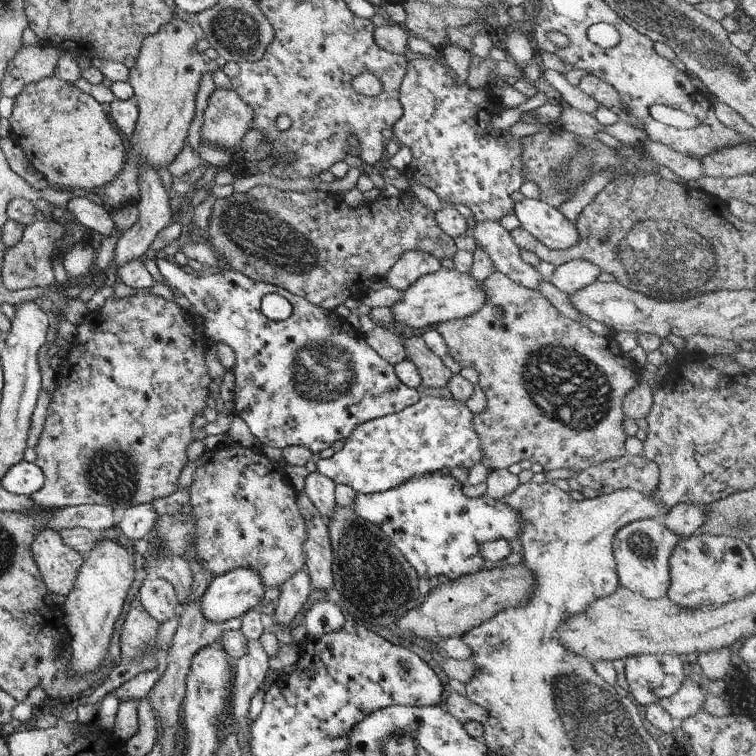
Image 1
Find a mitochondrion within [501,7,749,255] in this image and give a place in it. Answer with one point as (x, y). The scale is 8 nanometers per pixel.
(712, 62)

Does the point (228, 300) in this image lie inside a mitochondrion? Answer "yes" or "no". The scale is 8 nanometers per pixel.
no

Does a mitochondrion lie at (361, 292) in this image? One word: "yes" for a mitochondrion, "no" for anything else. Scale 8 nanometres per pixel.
no

